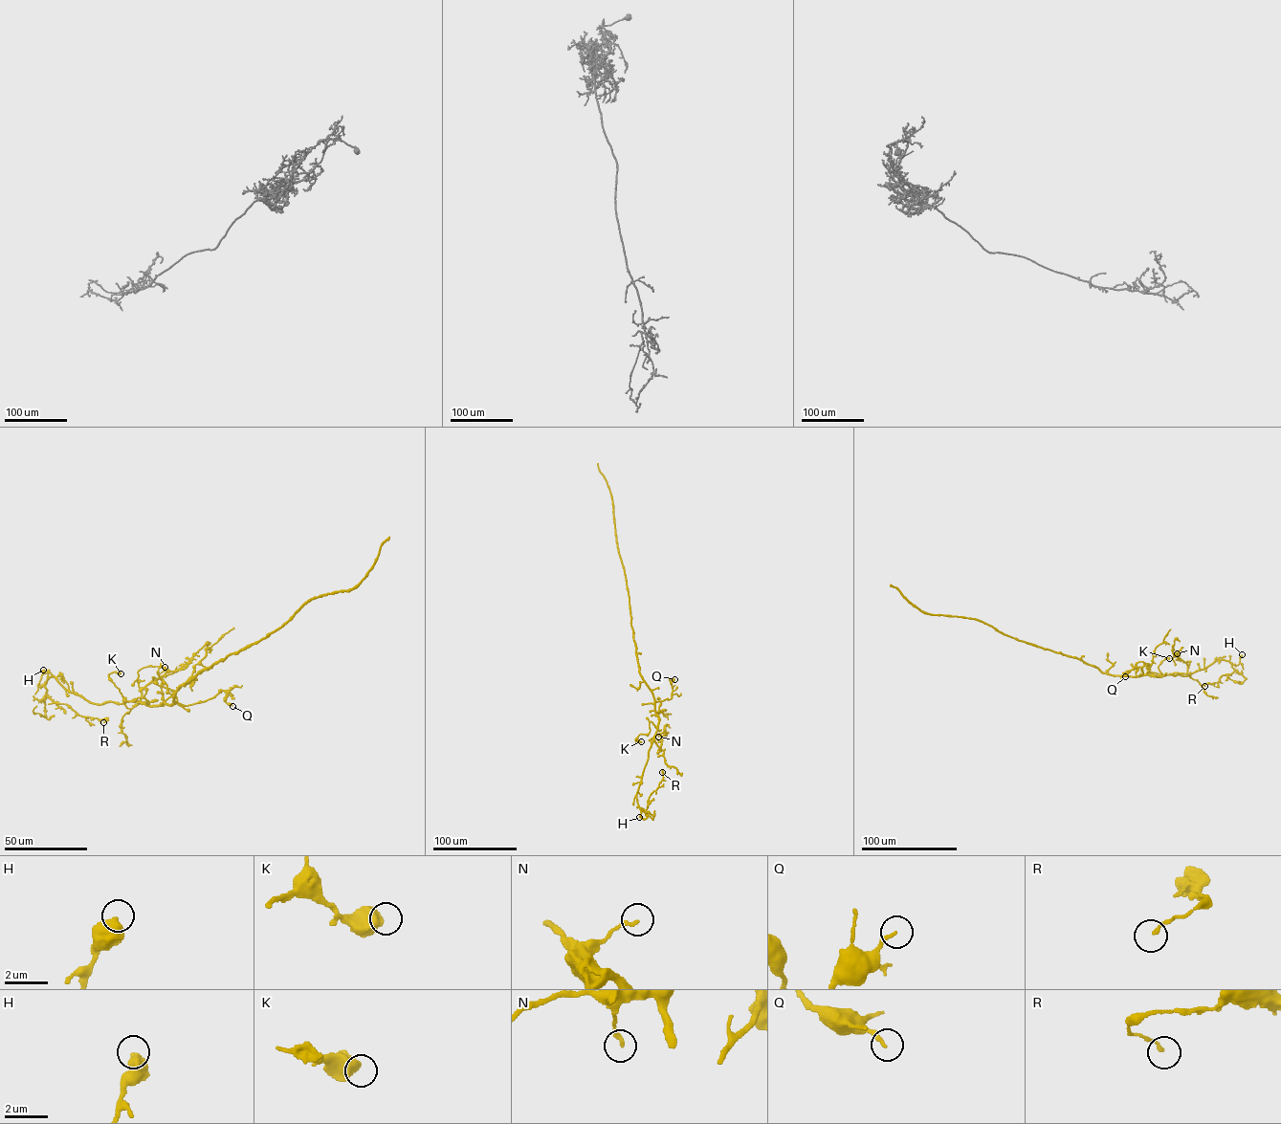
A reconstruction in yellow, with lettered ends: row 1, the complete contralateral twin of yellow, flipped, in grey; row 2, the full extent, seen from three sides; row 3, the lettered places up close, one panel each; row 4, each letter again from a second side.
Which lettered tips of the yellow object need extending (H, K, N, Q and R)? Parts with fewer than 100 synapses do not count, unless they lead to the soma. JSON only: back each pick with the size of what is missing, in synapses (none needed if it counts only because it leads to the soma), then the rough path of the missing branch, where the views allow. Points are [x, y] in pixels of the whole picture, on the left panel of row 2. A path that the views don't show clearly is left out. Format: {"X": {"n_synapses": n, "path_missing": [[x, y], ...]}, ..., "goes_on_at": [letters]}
{"goes_on_at": []}

